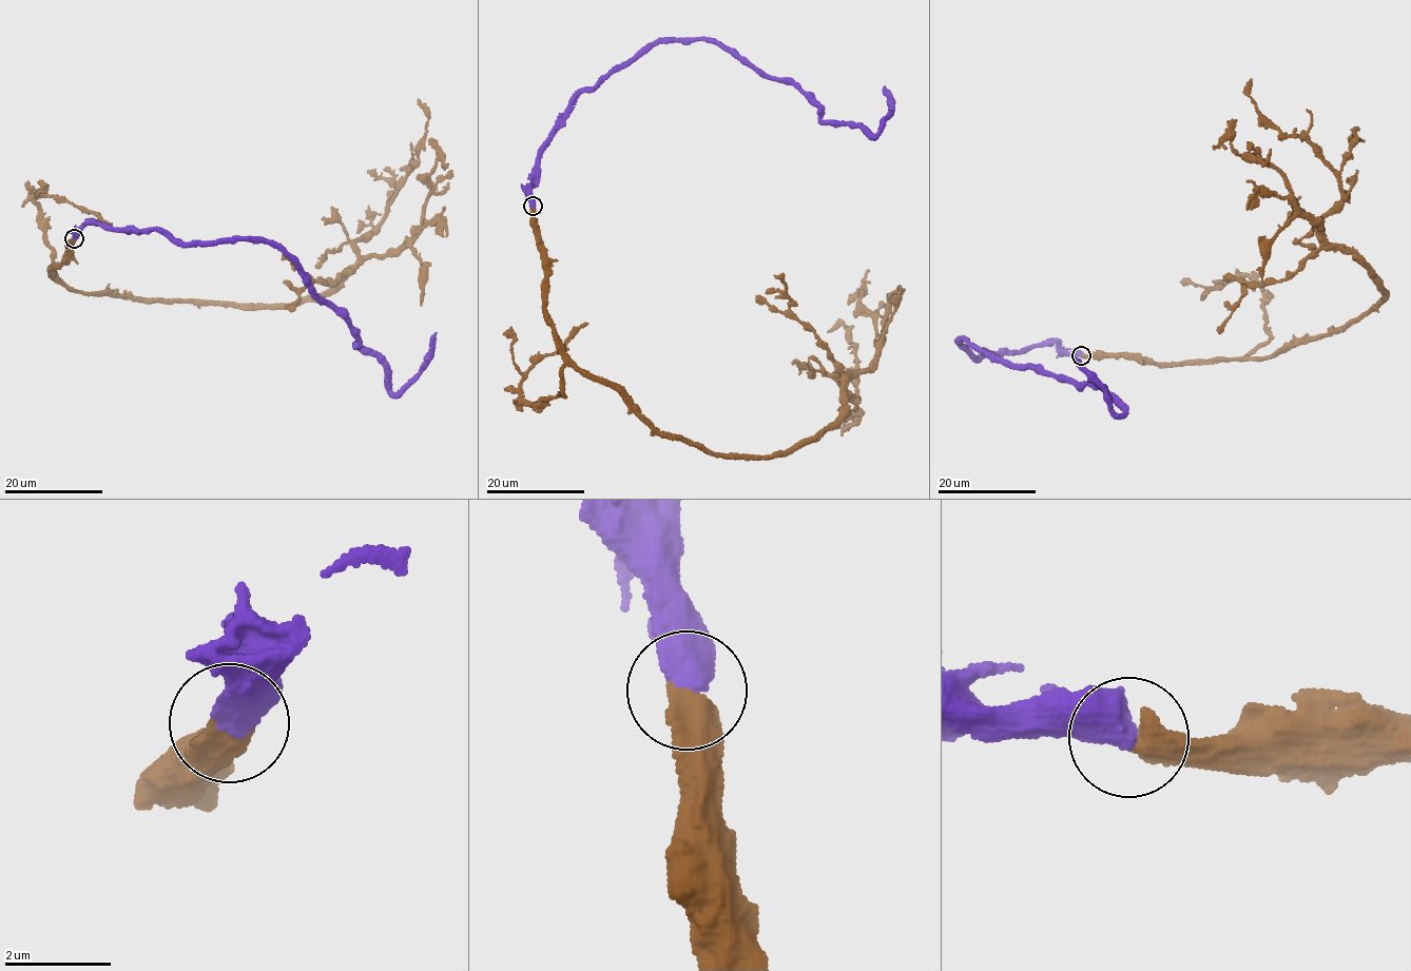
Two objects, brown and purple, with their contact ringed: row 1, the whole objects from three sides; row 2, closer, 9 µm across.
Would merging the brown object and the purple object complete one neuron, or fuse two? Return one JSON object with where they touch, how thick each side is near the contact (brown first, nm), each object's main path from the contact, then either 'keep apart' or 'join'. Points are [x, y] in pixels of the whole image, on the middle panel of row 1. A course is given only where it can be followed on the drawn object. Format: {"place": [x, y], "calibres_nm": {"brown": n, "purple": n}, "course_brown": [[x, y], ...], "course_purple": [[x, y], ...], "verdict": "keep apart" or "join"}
{"place": [533, 206], "calibres_nm": {"brown": 550, "purple": 700}, "course_brown": [[533, 207], [556, 343], [660, 431], [810, 442], [836, 377], [857, 397], [827, 332]], "course_purple": [[533, 207], [567, 105], [659, 42], [711, 40], [822, 120], [875, 135], [884, 86]], "verdict": "join"}

